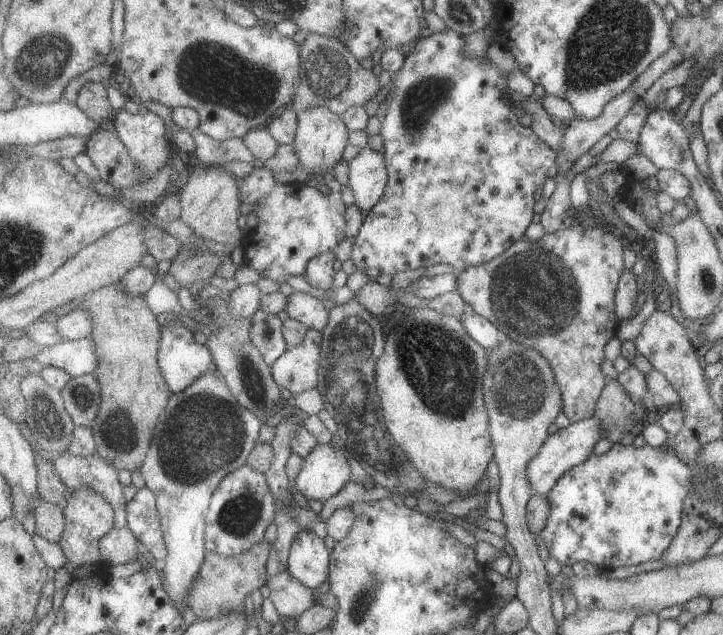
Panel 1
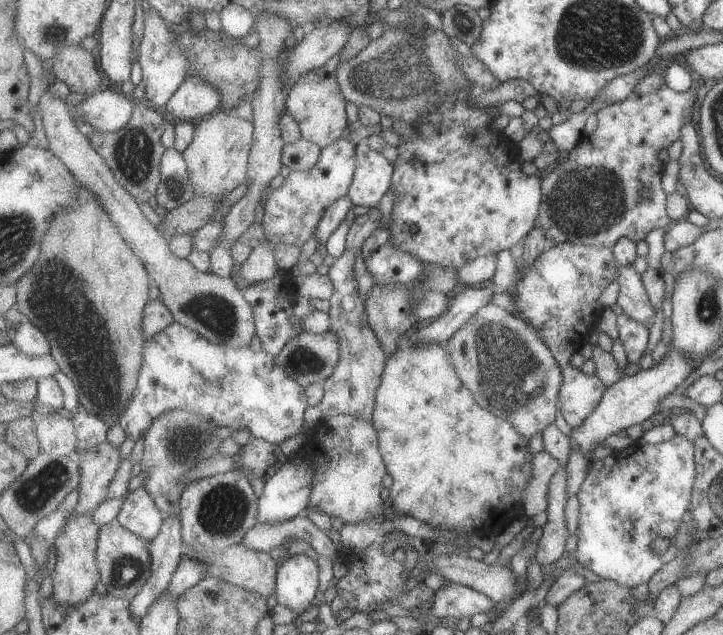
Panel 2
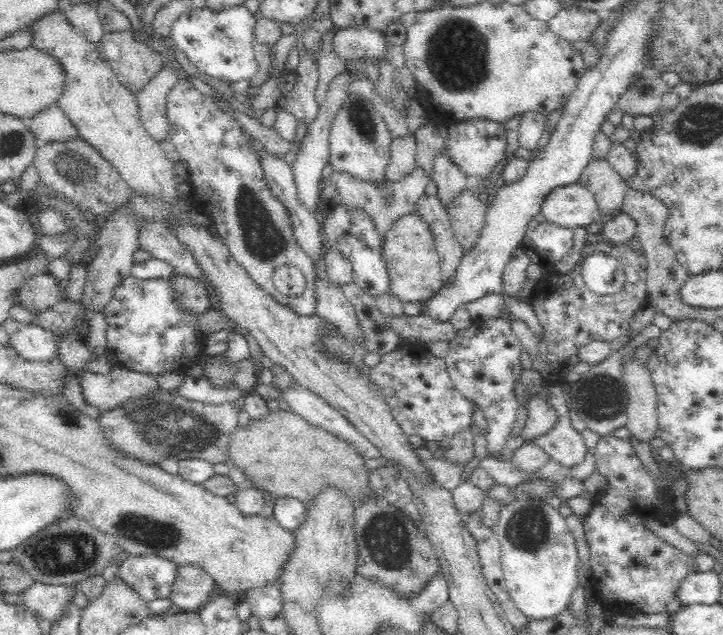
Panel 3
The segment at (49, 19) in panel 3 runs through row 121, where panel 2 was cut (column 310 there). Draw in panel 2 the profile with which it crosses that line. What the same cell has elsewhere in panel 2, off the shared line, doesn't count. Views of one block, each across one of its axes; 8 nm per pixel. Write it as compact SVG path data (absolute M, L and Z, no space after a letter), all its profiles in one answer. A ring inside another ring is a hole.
M339 56L331 58L325 66L311 70L289 90L286 99L287 112L299 122L302 138L318 144L322 149L331 146L335 140L343 138L349 130L347 122L347 98L337 82L337 66L342 61Z

